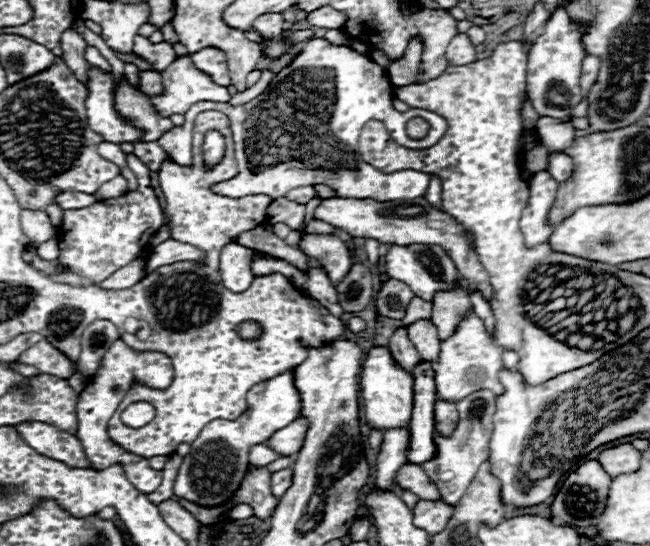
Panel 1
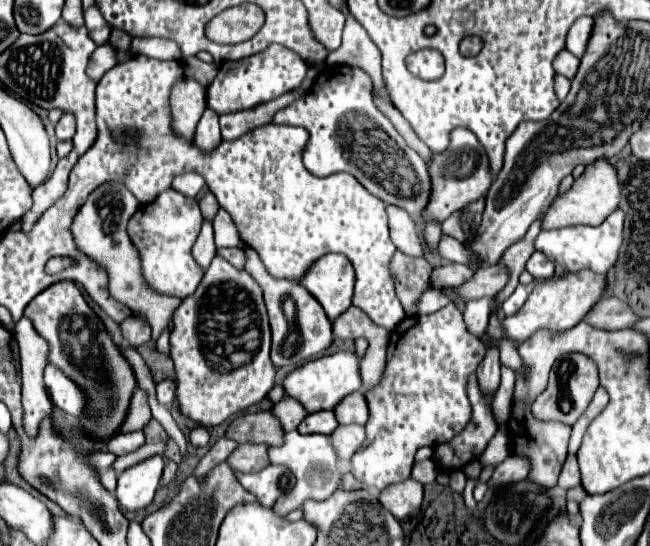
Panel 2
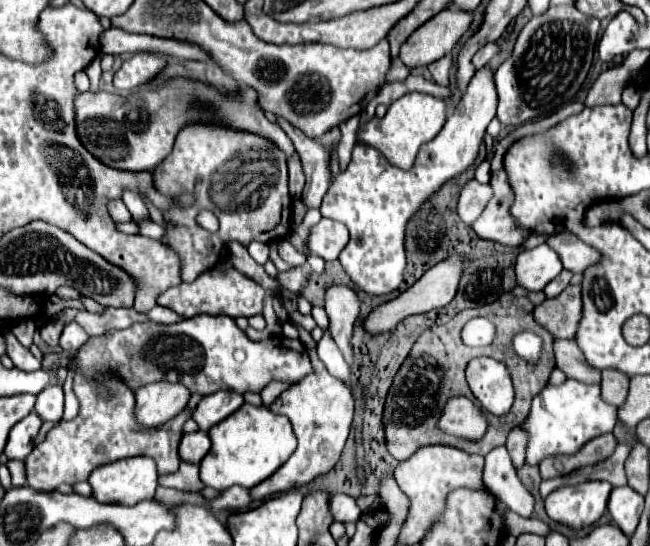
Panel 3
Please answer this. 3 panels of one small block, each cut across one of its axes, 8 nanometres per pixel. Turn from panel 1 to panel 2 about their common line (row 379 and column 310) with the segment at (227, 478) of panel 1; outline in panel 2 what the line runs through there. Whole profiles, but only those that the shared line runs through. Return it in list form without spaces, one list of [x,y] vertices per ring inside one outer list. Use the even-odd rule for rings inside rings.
[[[326,254],[320,258],[300,284],[322,304],[330,320],[352,306],[354,274],[348,270],[348,258],[342,254]]]

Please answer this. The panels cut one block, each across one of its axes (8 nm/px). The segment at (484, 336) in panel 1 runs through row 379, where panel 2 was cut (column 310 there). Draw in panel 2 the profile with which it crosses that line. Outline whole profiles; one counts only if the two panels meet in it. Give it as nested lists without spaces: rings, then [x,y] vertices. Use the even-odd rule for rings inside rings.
[[[294,430],[286,434],[286,442],[282,446],[270,448],[268,456],[272,464],[284,464],[294,472],[296,488],[290,490],[290,498],[298,498],[298,502],[302,504],[310,498],[326,500],[338,488],[338,482],[340,482],[338,454],[334,450],[334,444],[330,442],[330,436],[322,436],[322,434],[304,436]]]

